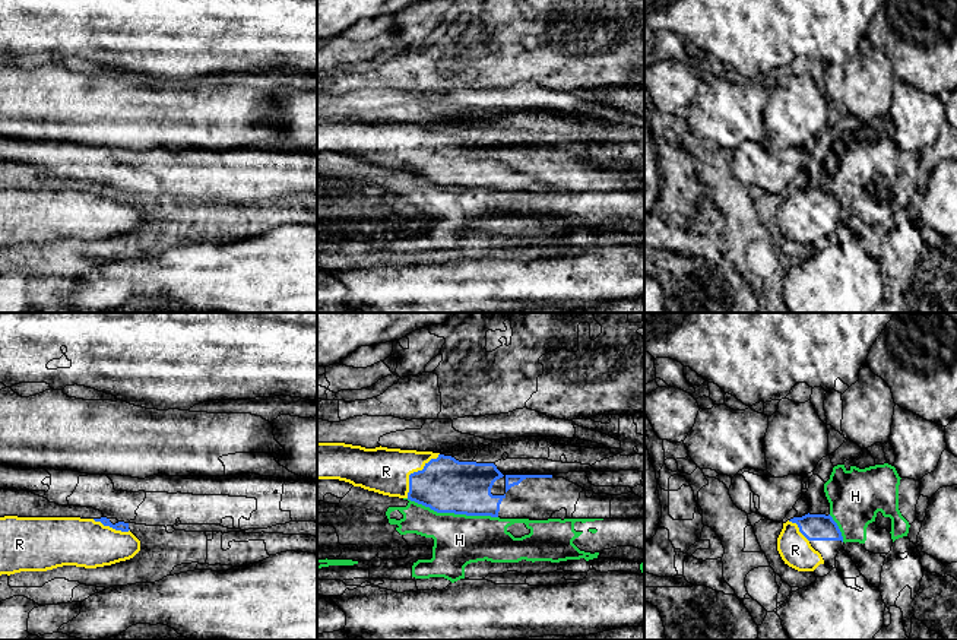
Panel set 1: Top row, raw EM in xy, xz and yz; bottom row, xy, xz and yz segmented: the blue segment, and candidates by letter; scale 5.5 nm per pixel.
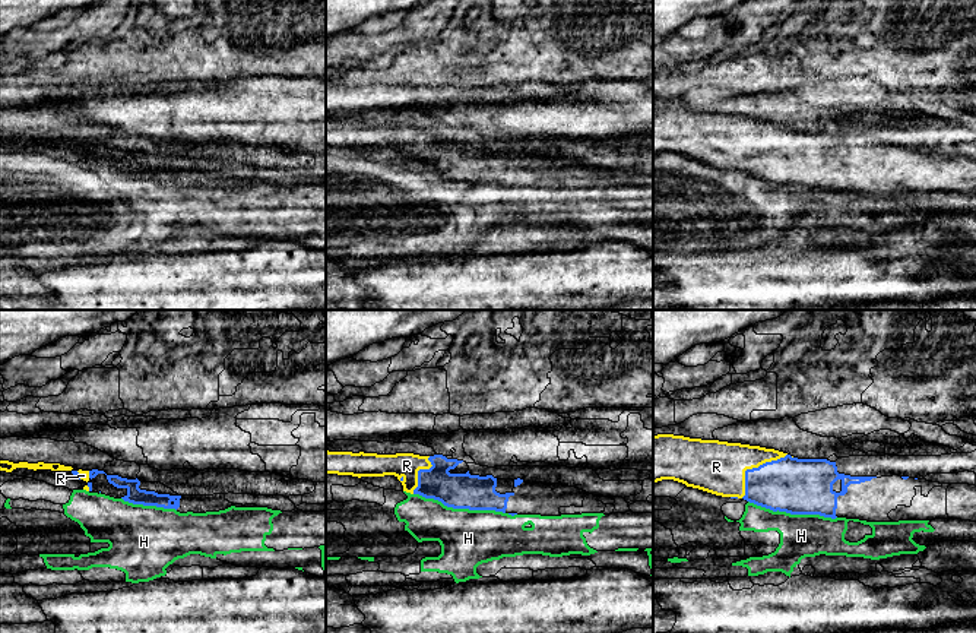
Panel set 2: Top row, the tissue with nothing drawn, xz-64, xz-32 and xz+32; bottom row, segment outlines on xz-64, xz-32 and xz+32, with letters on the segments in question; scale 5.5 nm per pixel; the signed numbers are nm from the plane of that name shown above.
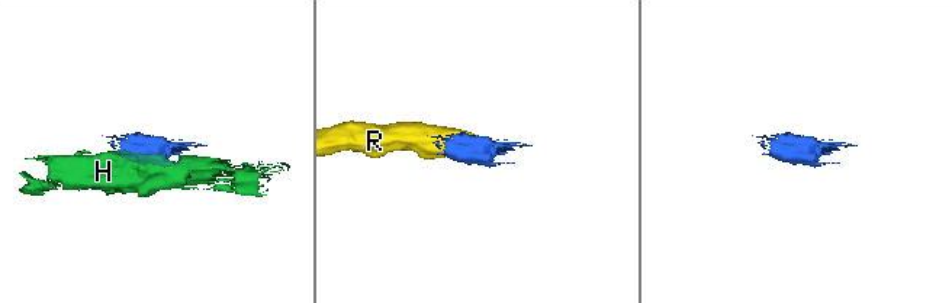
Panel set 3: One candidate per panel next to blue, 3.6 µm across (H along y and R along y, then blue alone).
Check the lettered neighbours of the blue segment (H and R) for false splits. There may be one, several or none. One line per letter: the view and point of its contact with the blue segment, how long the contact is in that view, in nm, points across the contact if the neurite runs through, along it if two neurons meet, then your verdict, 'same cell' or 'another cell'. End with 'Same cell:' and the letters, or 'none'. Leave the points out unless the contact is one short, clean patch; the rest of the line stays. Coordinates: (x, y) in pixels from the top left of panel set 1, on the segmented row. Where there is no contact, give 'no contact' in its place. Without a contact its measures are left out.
H: contact xz (452, 512); length 500 nm; another cell
R: contact xz (414, 472); length 300 nm; same cell
Same cell: R

